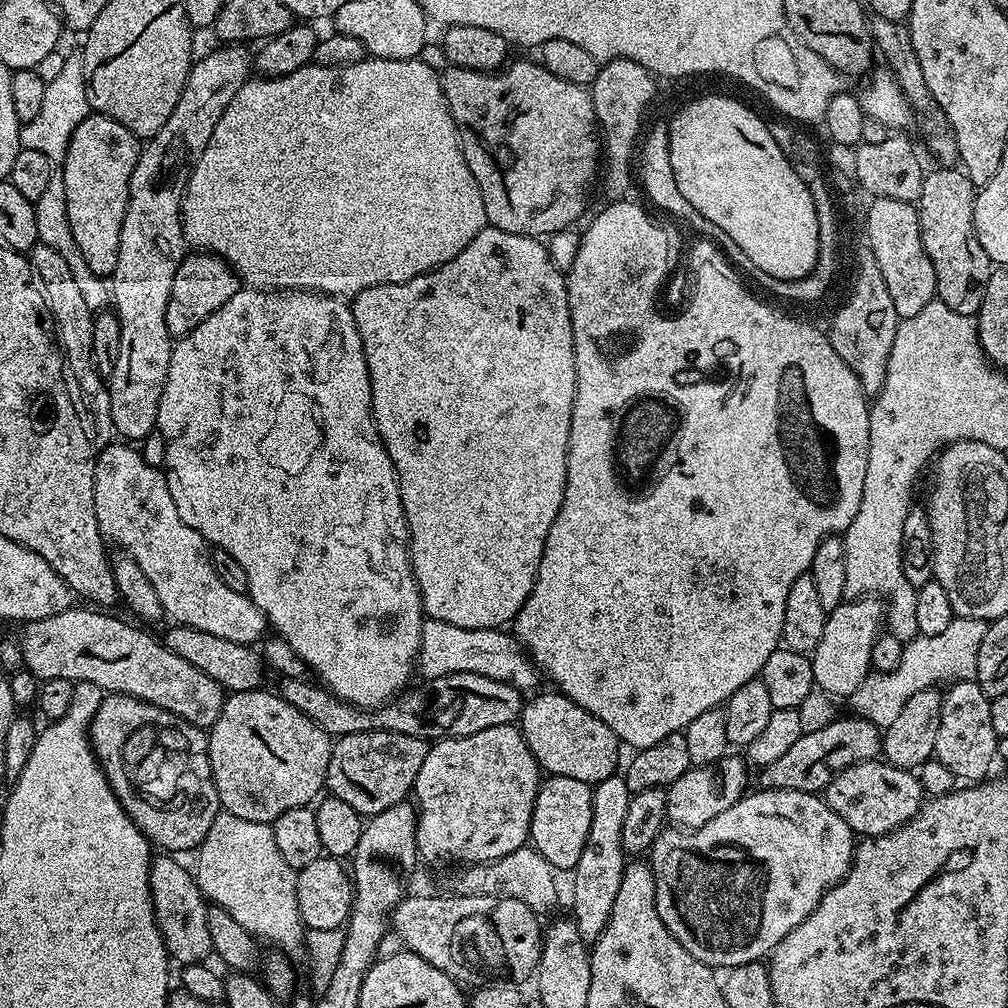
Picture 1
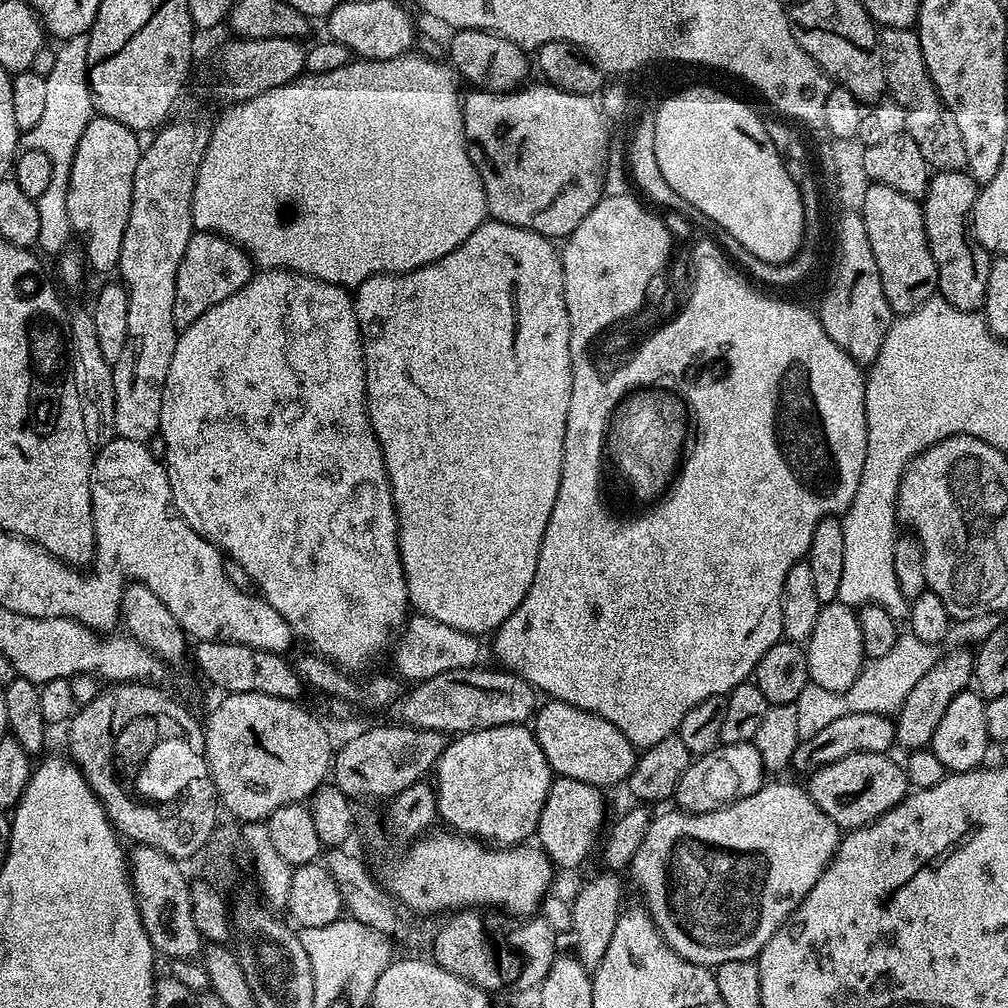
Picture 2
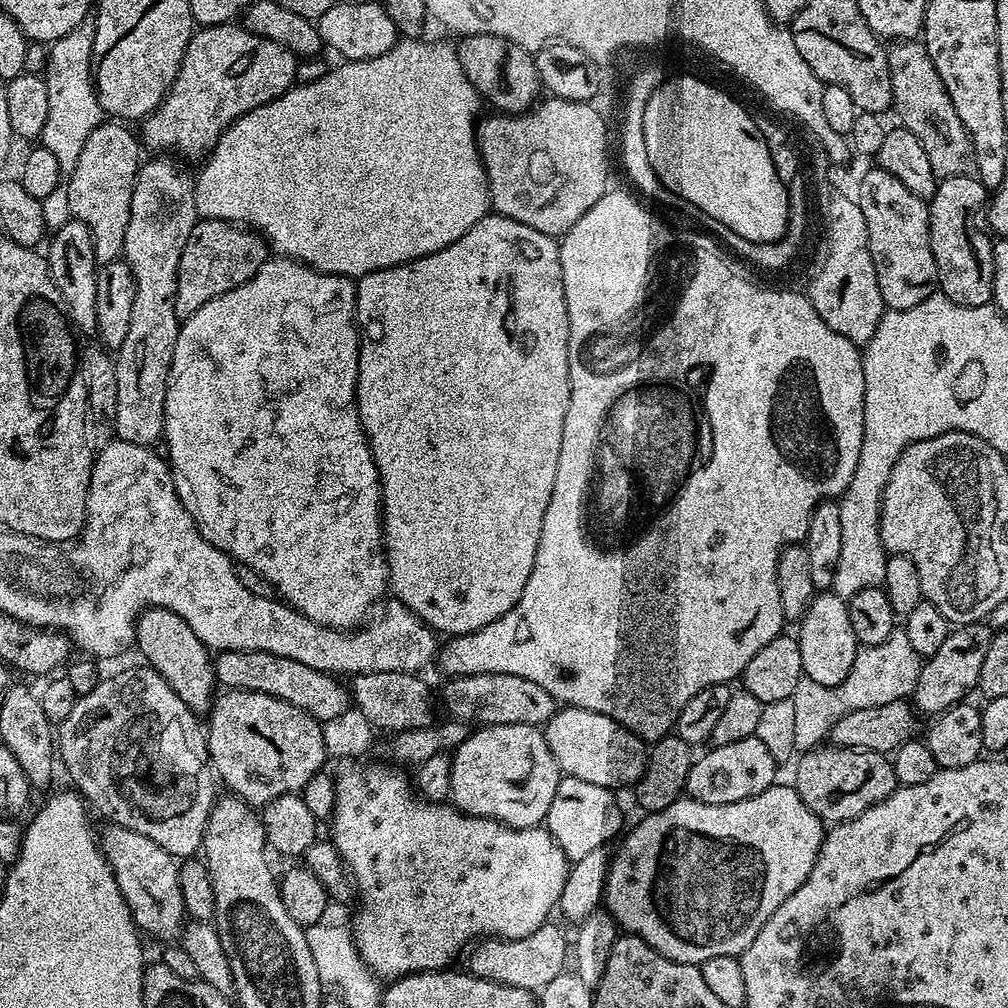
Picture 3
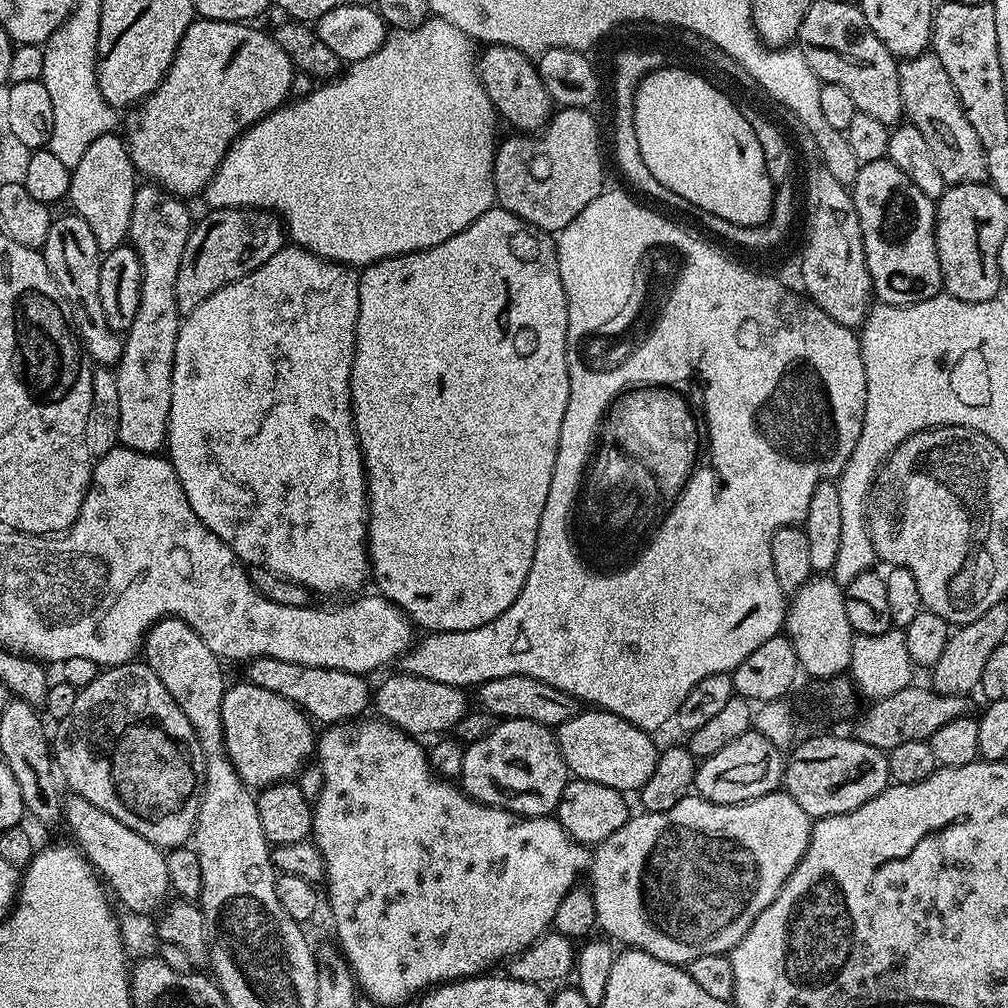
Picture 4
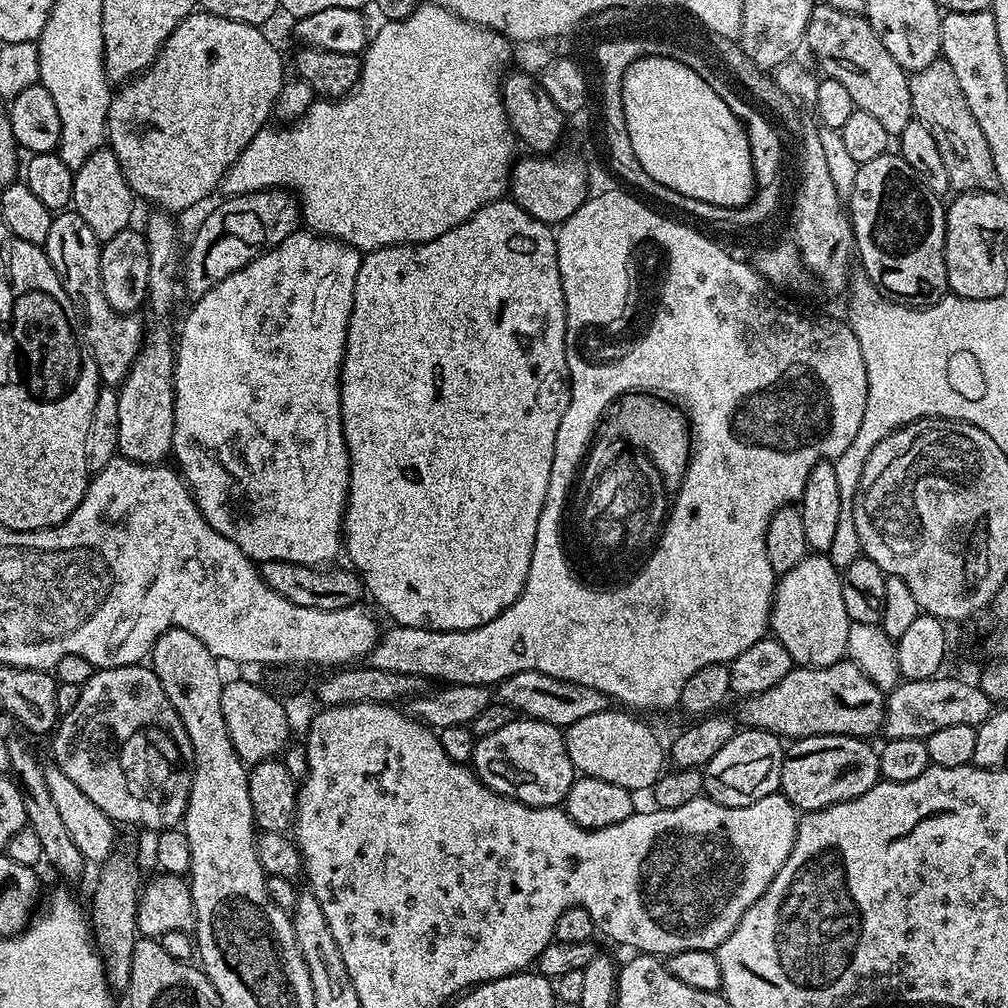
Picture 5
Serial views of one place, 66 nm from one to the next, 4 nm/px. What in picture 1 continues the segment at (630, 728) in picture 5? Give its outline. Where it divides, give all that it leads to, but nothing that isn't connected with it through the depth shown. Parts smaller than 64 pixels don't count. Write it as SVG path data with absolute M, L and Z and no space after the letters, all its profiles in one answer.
M558 690L551 691L534 697L529 704L527 701L520 709L518 721L526 746L530 746L530 754L534 754L541 769L549 776L578 778L578 782L593 786L617 775L616 763L620 760L622 745L614 730Z

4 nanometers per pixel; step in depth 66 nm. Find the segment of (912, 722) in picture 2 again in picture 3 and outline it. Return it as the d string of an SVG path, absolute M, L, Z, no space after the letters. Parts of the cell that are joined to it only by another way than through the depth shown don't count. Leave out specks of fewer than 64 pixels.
M991 623L961 624L949 631L946 642L934 655L927 657L920 665L918 682L914 693L914 708L917 713L925 712L928 718L935 718L947 708L967 701L968 696L980 683L982 662L994 635Z

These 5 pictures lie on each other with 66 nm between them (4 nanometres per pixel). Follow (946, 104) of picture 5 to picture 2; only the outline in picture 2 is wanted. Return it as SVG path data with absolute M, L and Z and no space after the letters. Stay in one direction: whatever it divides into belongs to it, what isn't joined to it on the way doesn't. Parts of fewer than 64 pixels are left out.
M880 28L880 53L886 70L888 83L887 95L904 111L903 131L907 132L914 142L918 142L918 150L922 150L922 158L926 158L929 169L936 172L962 172L968 167L966 162L966 146L962 143L962 133L958 131L958 122L954 122L954 114L942 102L930 74L926 70L926 58L922 58L922 46L918 42L918 34L912 28Z

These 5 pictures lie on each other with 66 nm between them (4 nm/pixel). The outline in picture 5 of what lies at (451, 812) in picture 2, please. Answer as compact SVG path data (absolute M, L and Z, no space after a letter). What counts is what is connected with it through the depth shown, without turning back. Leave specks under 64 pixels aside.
M527 718L511 720L502 730L479 737L470 767L490 790L500 796L511 796L532 808L563 805L572 781L578 776L566 750L564 732L553 724Z

